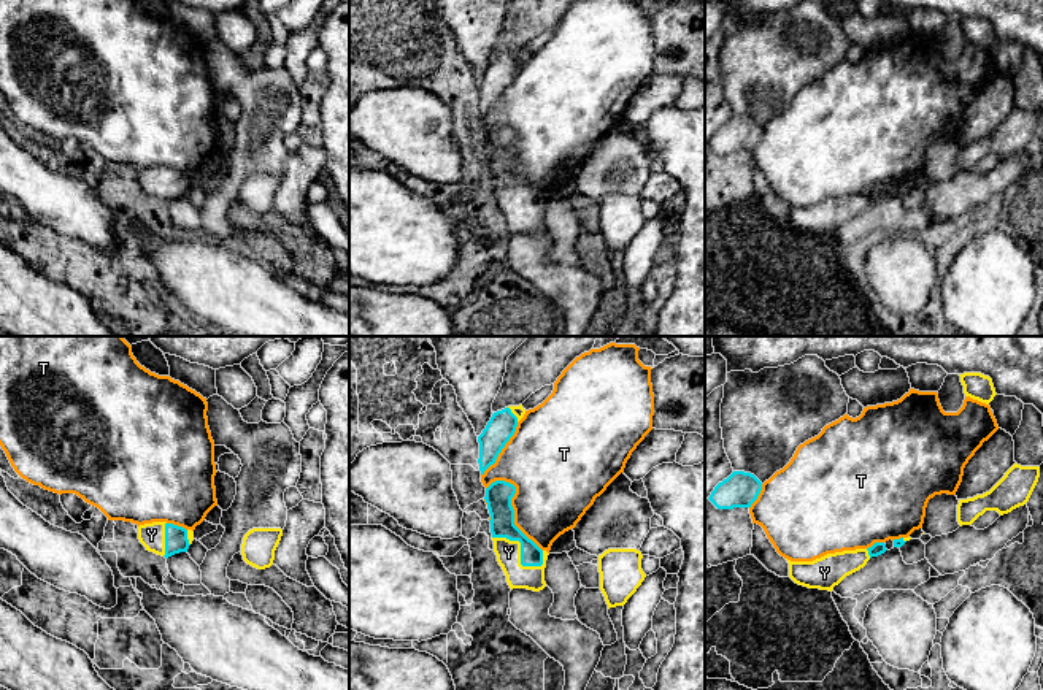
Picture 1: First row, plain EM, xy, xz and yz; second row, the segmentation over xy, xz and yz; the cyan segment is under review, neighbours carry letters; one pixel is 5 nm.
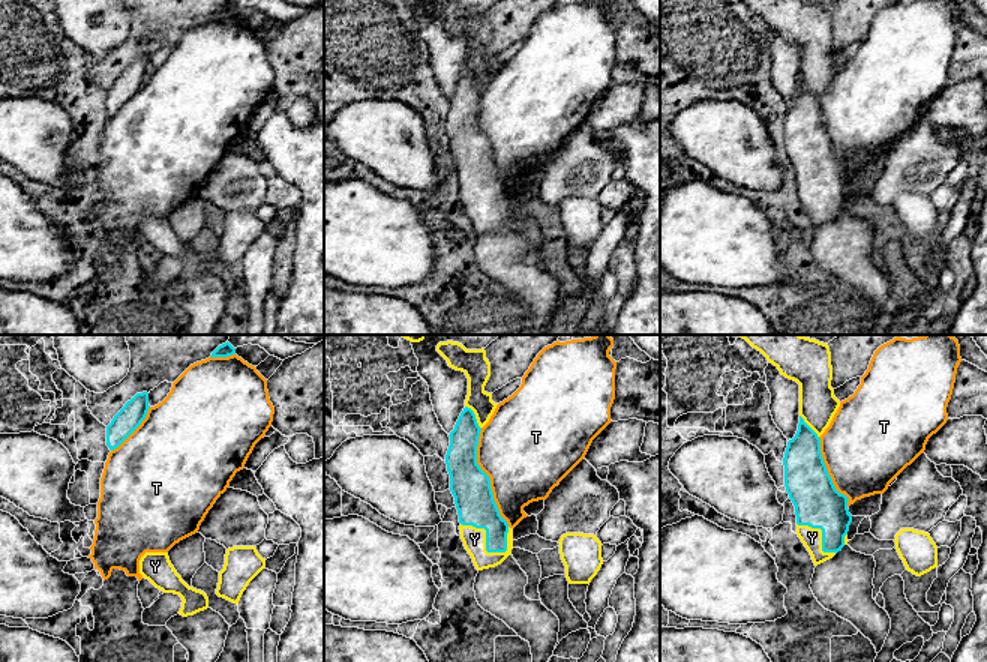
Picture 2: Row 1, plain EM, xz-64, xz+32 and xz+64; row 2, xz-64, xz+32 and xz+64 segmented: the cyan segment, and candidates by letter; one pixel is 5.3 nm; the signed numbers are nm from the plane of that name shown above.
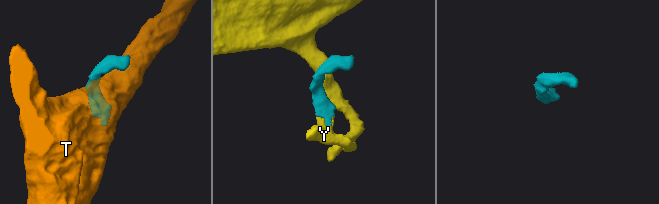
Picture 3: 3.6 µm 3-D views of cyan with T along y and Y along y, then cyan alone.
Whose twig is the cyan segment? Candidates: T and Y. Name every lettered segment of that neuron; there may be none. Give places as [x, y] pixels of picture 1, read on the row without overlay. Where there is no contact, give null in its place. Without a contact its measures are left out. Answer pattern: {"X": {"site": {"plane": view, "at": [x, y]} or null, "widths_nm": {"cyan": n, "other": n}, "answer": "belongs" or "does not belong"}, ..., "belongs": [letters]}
{"T": {"site": {"plane": "xz", "at": [511, 153]}, "widths_nm": {"cyan": 140, "other": 400}, "answer": "does not belong"}, "Y": {"site": {"plane": "xz", "at": [521, 195]}, "widths_nm": {"cyan": 130, "other": 130}, "answer": "belongs"}, "belongs": ["Y"]}

